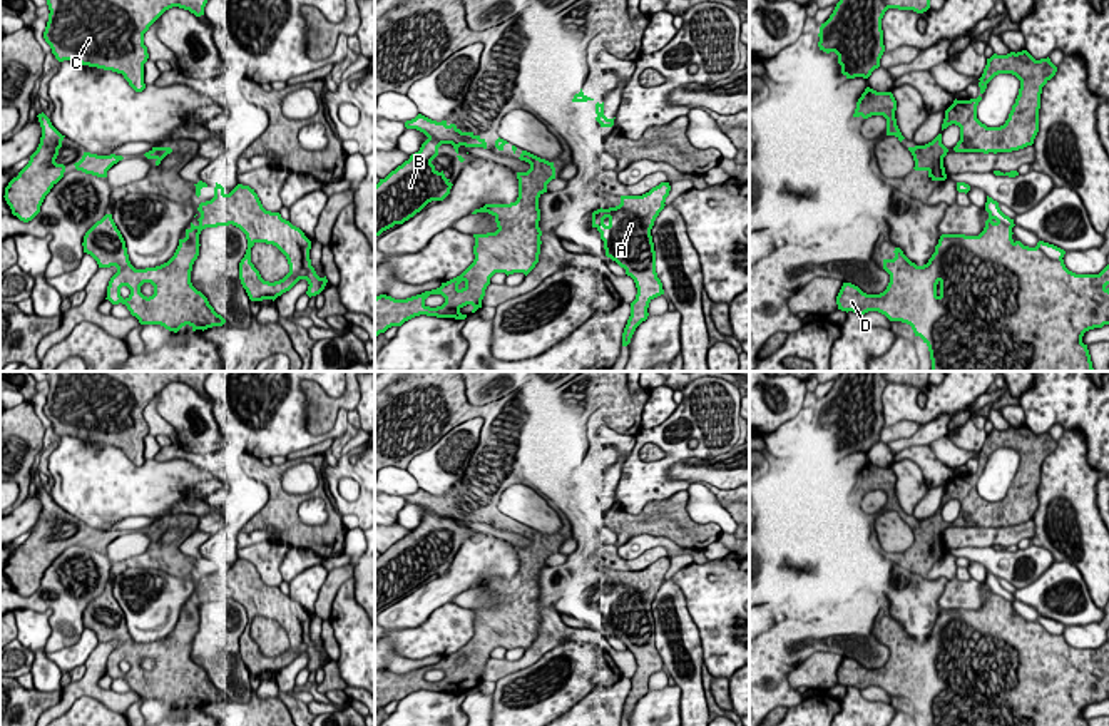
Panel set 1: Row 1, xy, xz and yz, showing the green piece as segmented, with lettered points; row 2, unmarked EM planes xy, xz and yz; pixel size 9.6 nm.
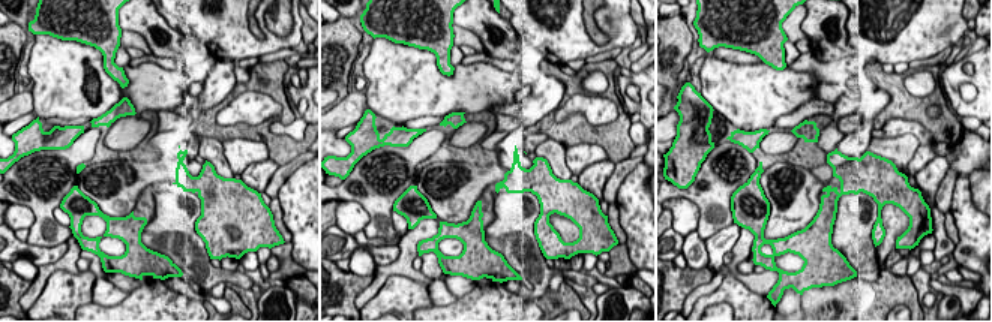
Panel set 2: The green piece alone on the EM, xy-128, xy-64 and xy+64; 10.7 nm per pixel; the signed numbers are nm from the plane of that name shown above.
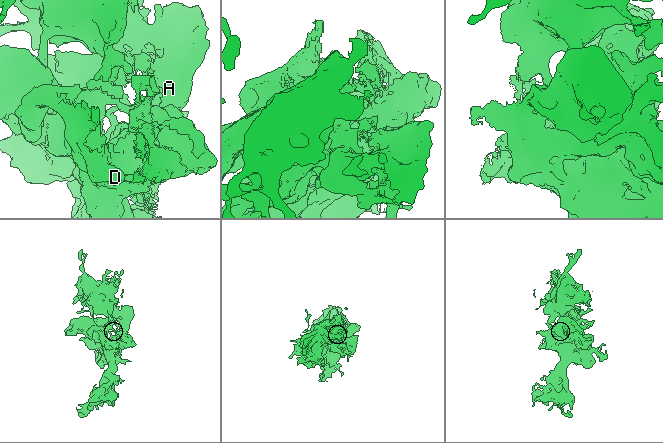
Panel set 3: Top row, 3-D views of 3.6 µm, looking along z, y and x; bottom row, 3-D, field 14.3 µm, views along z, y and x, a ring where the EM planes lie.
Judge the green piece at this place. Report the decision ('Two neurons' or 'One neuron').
One neuron

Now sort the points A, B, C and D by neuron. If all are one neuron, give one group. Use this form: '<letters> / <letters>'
A B C D

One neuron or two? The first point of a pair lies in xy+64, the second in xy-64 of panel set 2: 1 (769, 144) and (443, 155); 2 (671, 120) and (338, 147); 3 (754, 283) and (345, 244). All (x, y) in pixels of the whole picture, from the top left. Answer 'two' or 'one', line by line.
1: two
2: two
3: two

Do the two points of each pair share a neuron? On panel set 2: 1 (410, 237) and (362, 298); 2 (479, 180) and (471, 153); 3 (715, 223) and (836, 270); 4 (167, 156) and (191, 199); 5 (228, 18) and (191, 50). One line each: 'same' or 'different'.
1: same
2: different
3: different
4: same
5: different

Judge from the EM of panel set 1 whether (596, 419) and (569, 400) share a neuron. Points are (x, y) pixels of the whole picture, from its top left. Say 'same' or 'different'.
same

